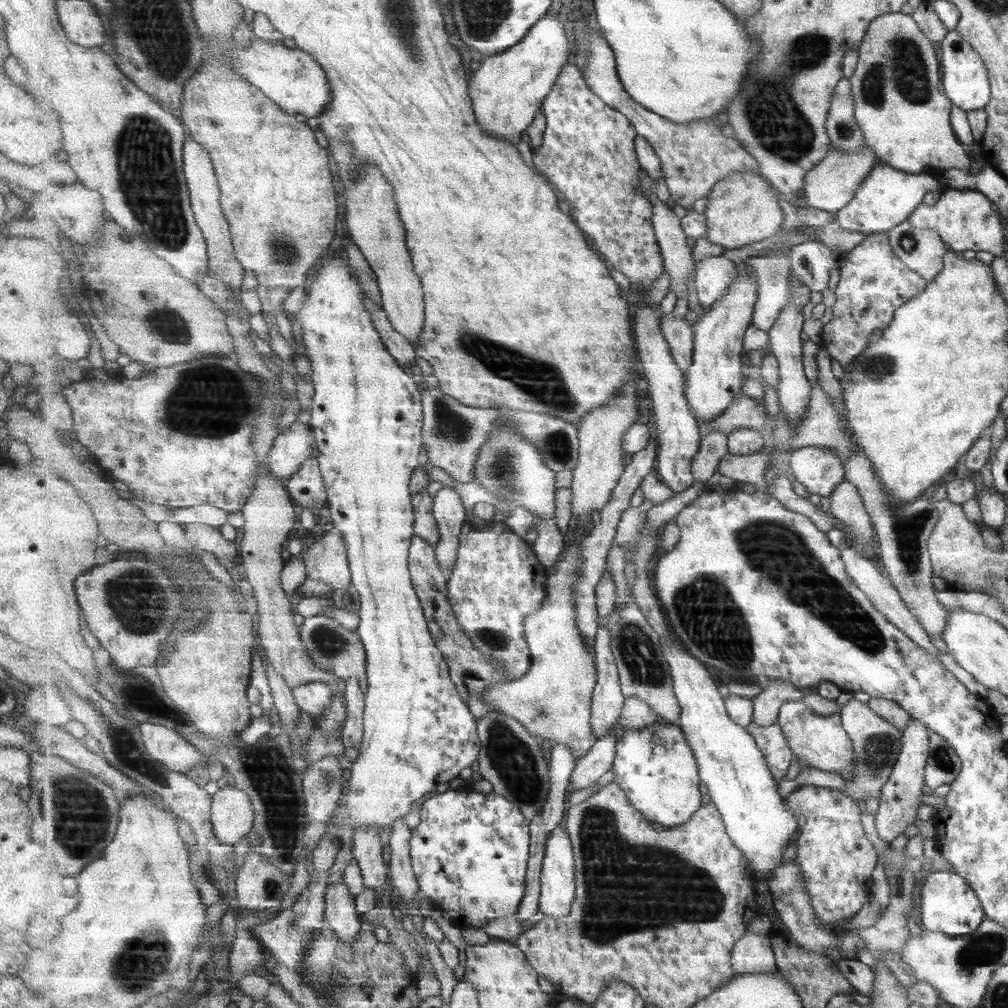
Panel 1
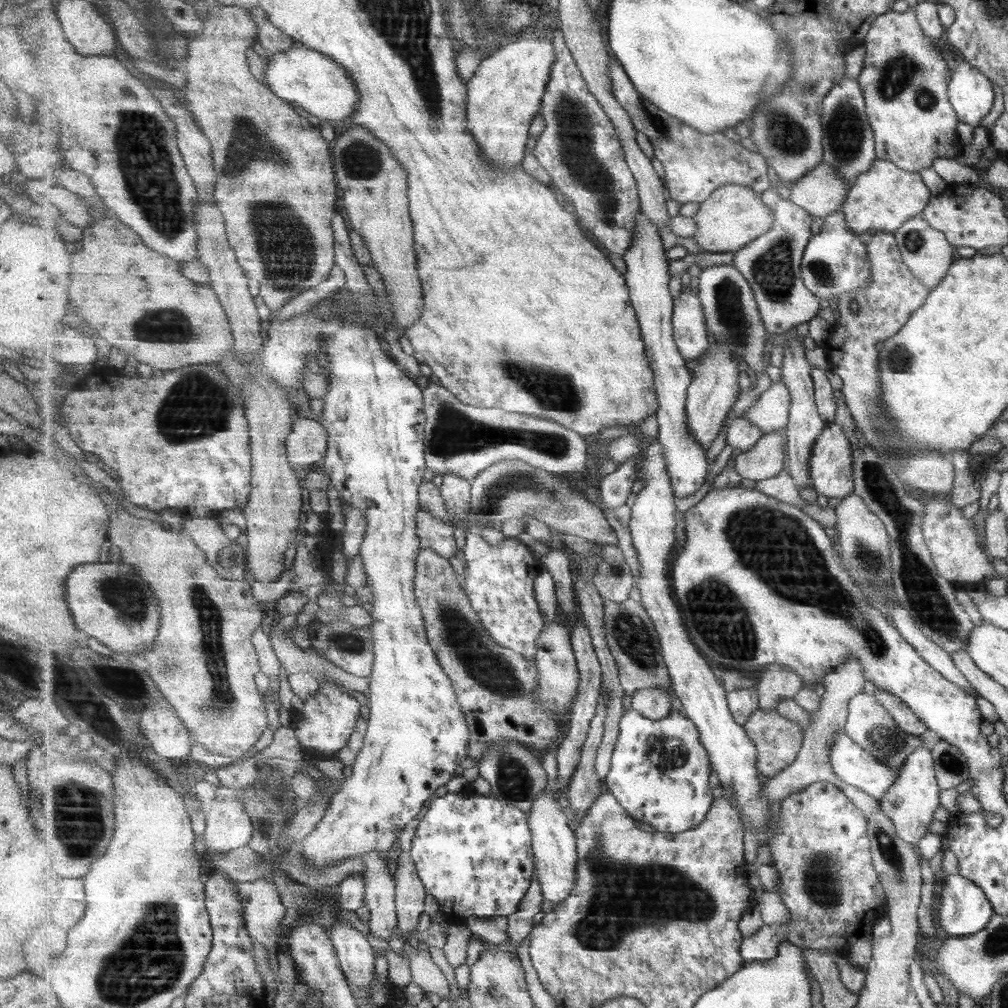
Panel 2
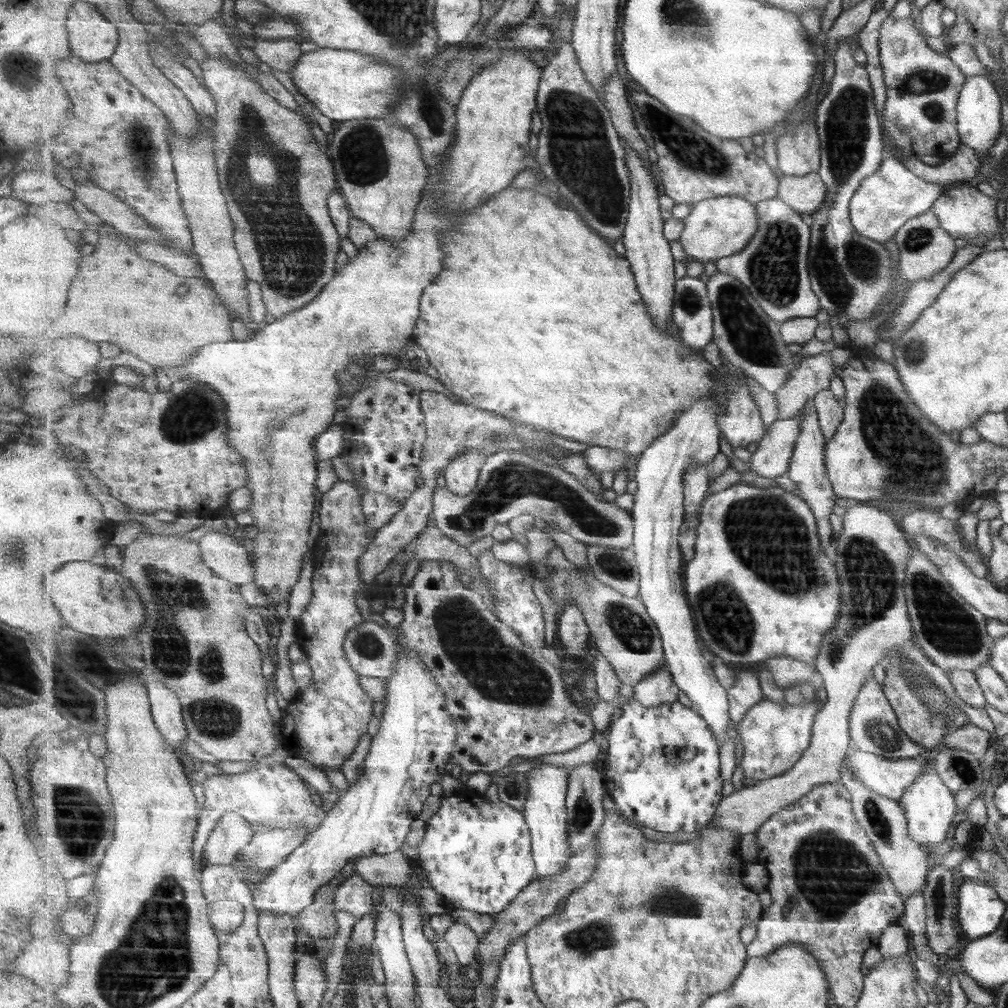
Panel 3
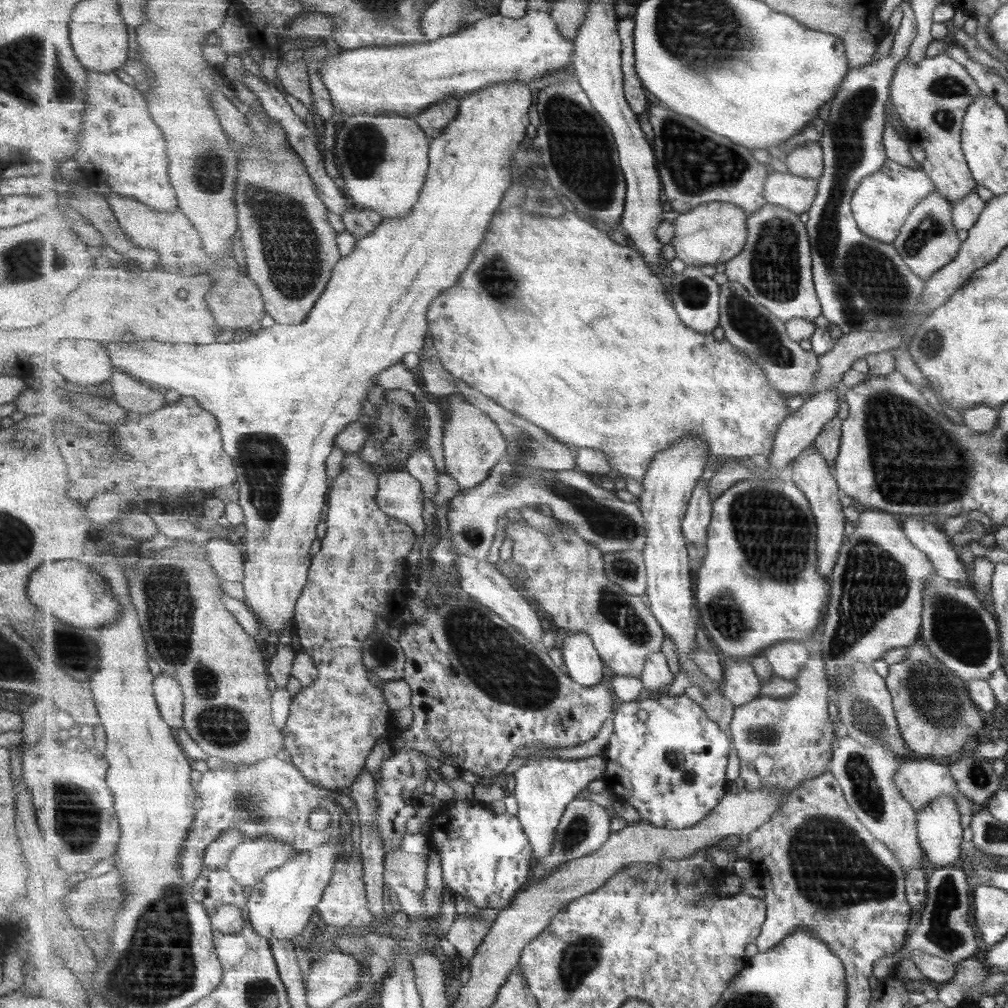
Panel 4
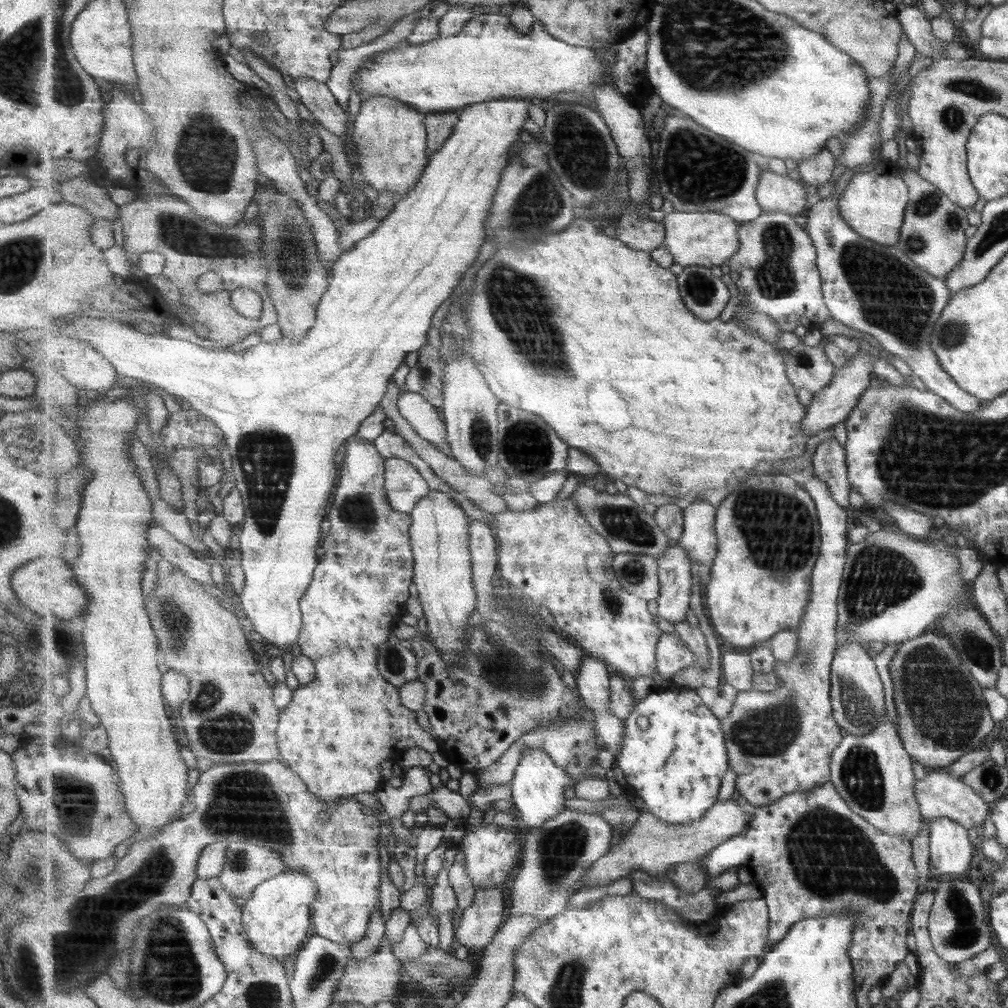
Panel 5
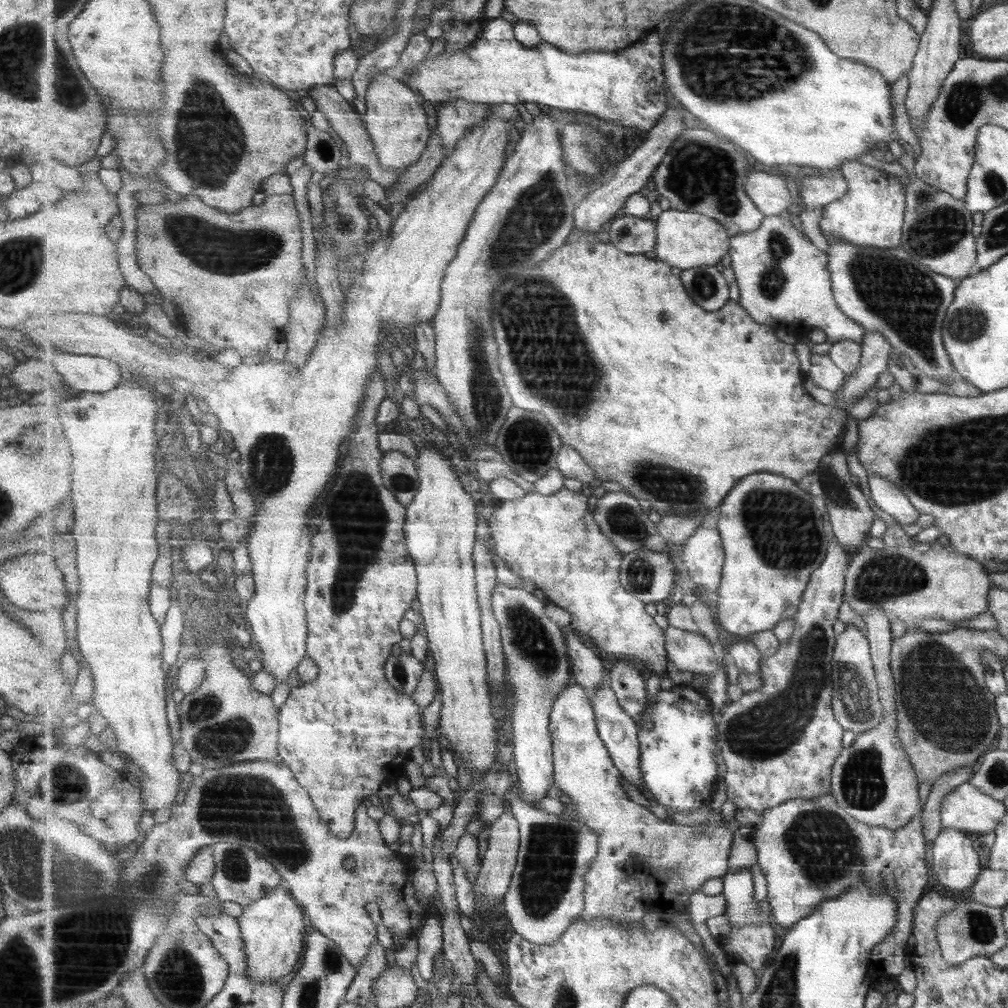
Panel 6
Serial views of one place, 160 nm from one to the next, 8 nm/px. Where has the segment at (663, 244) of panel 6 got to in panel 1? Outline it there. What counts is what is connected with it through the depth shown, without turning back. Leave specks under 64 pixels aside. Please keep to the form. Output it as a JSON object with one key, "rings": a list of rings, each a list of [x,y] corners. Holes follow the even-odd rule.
{"rings":[[[737,171],[728,179],[721,179],[708,196],[704,212],[708,228],[706,237],[723,248],[738,249],[781,233],[785,226],[785,211],[778,192],[769,179],[757,172]]]}

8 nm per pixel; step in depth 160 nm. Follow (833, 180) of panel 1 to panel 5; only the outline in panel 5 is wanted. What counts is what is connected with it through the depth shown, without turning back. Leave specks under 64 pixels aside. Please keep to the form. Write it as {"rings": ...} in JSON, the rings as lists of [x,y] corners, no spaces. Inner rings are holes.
{"rings":[[[763,172],[756,192],[761,210],[801,215],[808,206],[809,189],[789,176]]]}

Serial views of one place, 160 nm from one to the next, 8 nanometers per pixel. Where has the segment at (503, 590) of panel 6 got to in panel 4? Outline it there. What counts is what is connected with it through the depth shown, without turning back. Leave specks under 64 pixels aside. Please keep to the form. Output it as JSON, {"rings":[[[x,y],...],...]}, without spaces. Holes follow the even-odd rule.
{"rings":[[[598,754],[573,760],[540,757],[523,764],[513,773],[516,784],[514,795],[520,806],[517,816],[532,841],[535,858],[542,859],[551,854],[557,827],[569,803],[576,800],[579,792],[588,788],[594,780],[603,779],[607,769],[605,754]]]}

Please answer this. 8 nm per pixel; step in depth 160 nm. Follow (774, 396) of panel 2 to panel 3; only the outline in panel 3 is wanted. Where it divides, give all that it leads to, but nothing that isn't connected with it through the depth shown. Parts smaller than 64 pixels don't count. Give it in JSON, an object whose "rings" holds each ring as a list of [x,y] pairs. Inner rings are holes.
{"rings":[[[827,351],[802,357],[786,386],[775,393],[779,410],[777,420],[789,420],[799,415],[822,390],[829,390],[833,369],[833,357]]]}

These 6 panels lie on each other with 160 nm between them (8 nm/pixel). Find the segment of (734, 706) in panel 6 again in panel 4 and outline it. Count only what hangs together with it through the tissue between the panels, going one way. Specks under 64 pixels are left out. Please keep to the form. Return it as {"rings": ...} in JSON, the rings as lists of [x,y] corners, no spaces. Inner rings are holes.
{"rings":[[[809,447],[801,457],[797,458],[792,470],[792,481],[808,498],[812,511],[817,517],[818,526],[818,545],[817,555],[820,558],[820,572],[823,577],[829,579],[836,565],[839,550],[842,547],[841,538],[843,538],[843,512],[839,506],[839,498],[837,498],[836,480],[833,480],[833,470],[829,467],[829,462],[815,447]],[[821,653],[810,655],[799,676],[794,680],[798,684],[797,692],[790,697],[757,697],[753,702],[735,707],[735,714],[730,724],[729,735],[732,746],[735,746],[741,759],[740,777],[747,790],[762,788],[778,788],[778,790],[794,790],[810,778],[817,778],[829,770],[833,758],[833,720],[829,714],[830,682],[825,661]]]}

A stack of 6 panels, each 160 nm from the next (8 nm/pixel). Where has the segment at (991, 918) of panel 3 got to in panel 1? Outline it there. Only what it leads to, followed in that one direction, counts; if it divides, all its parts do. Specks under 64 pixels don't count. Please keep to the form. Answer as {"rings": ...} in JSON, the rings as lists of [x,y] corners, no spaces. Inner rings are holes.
{"rings":[[[929,870],[920,875],[923,880],[921,885],[920,894],[920,921],[923,930],[927,932],[937,932],[949,936],[964,936],[974,932],[979,923],[985,918],[983,912],[981,912],[981,905],[971,887],[955,873],[951,873],[950,870]]]}

